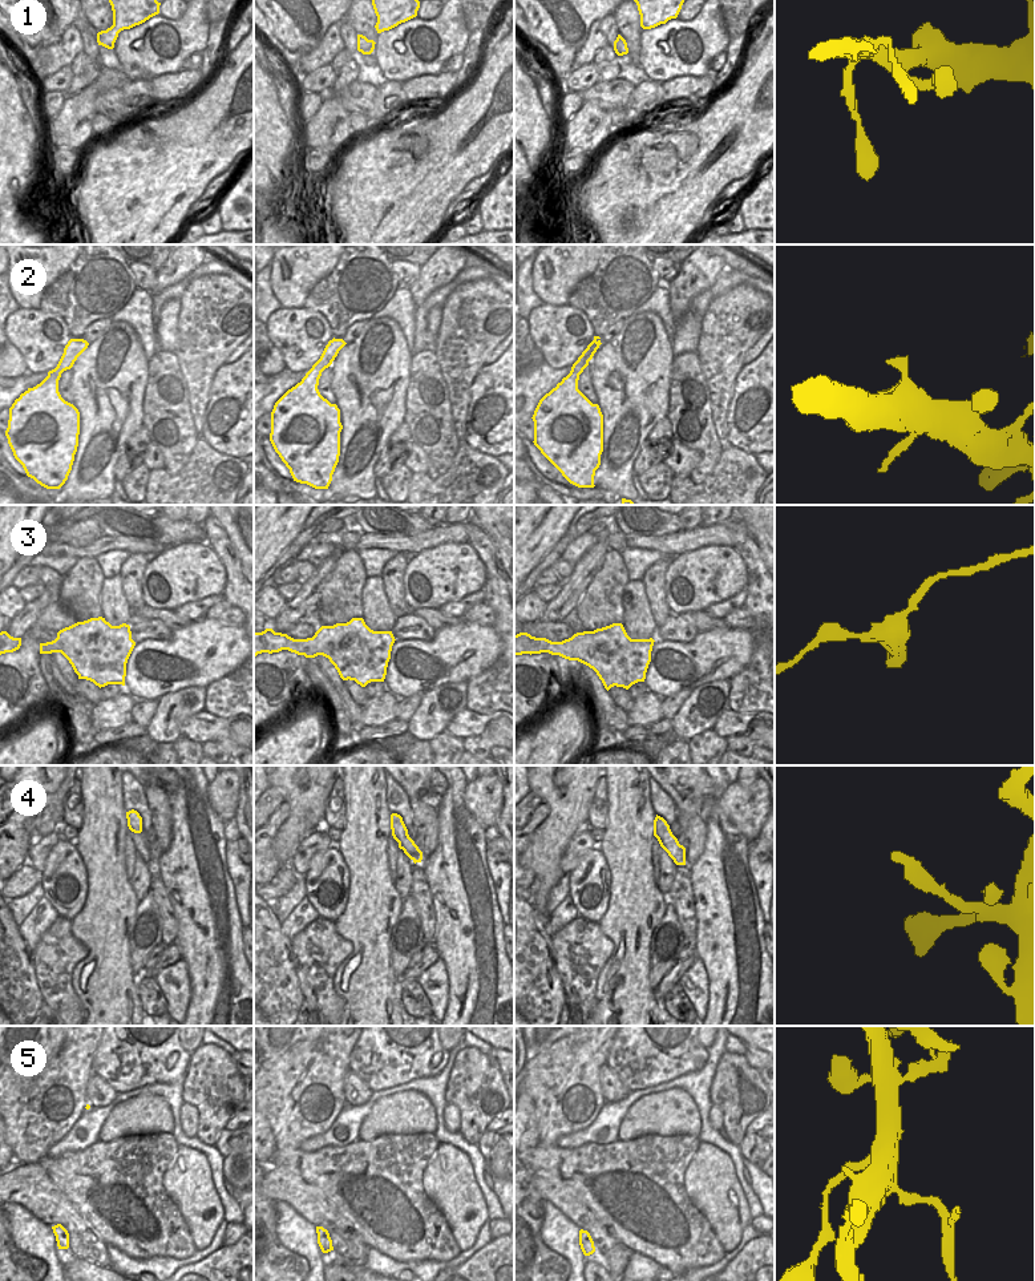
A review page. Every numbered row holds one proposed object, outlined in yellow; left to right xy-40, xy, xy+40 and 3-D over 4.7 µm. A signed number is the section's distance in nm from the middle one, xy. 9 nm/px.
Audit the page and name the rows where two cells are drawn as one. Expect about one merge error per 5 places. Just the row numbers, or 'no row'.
5

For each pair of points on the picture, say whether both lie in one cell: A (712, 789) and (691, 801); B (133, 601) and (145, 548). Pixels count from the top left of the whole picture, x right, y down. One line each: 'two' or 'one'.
A: two
B: two

